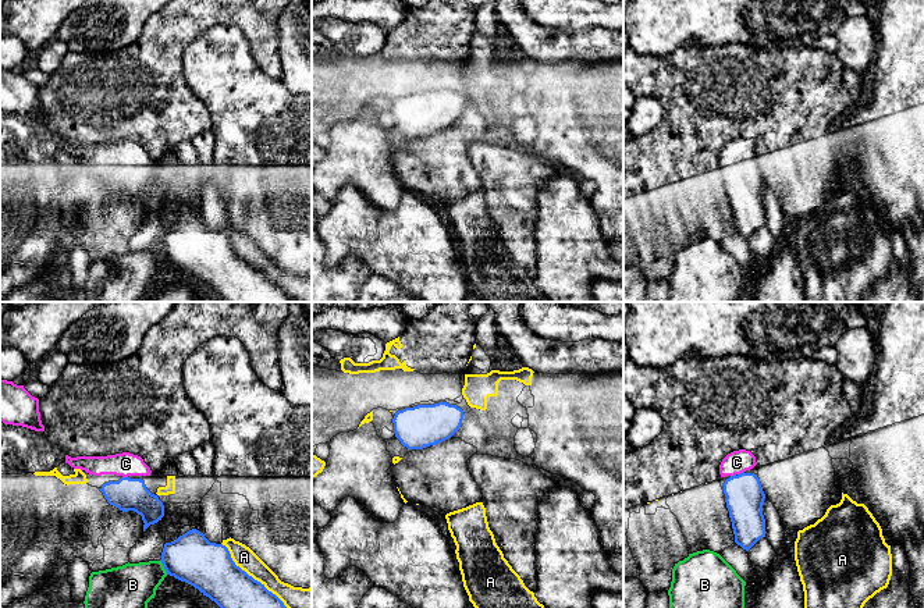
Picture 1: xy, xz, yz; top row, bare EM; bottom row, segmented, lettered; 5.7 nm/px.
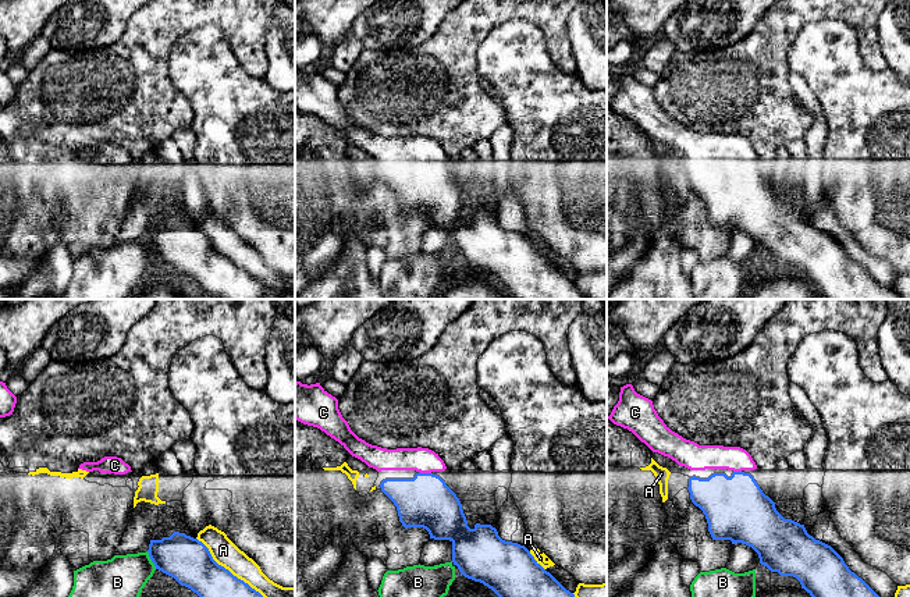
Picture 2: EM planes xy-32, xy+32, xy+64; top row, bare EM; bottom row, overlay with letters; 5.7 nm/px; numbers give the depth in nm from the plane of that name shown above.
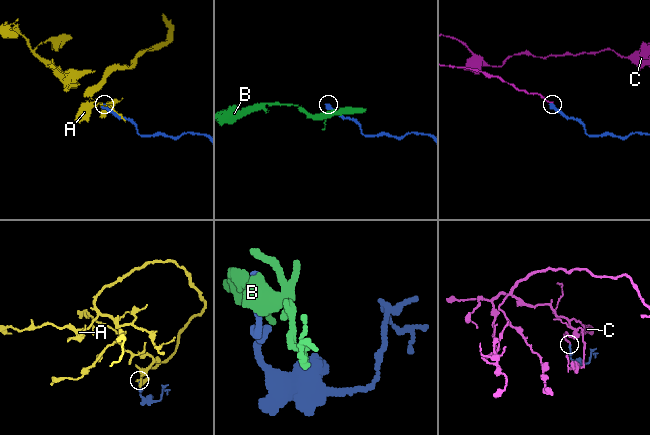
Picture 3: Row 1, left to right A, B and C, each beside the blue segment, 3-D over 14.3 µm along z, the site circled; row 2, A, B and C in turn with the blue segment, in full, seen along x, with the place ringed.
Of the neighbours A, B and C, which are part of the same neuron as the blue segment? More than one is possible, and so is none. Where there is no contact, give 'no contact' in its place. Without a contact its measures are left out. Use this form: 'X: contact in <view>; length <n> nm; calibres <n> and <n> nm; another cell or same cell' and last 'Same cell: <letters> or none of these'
A: contact in xy; length 600 nm; calibres 320 and 120 nm; another cell
B: contact in xy; length 100 nm; calibres 280 and 280 nm; another cell
C: contact in yz; length 50 nm; calibres 220 and 140 nm; same cell
Same cell: C

